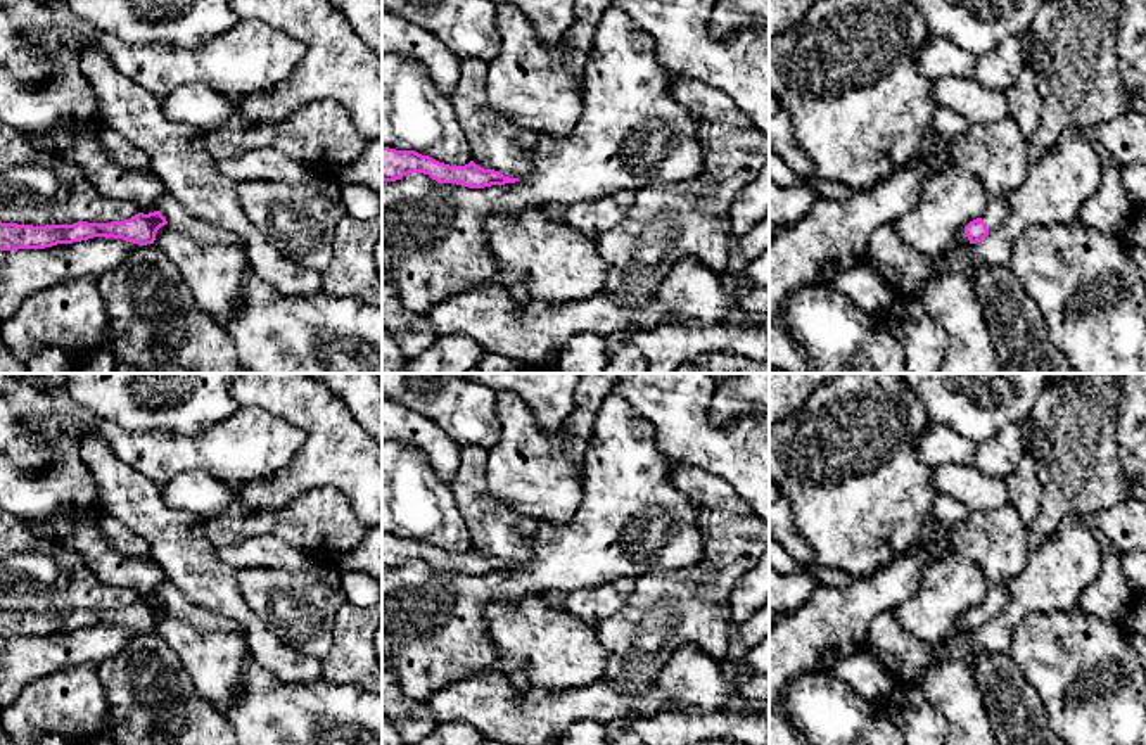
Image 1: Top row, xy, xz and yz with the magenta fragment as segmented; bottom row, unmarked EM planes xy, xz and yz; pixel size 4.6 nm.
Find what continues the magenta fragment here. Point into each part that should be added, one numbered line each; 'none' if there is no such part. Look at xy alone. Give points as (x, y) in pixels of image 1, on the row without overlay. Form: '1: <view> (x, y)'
1: xy (168, 593)

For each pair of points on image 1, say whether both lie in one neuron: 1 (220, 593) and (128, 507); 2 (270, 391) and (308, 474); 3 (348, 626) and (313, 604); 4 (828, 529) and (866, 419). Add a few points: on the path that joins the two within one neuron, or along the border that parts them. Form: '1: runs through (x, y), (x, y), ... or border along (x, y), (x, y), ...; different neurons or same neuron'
1: runs through (199, 571), (151, 522); same neuron
2: runs through (294, 405), (315, 422), (315, 450); same neuron
3: border along (346, 600), (336, 614), (334, 640), (329, 645); different neurons
4: runs through (851, 502), (853, 446); same neuron

